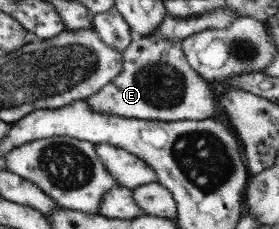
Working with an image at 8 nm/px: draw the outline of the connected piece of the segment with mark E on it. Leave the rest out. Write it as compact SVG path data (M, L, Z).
M151 35L133 39L121 53L121 72L107 83L99 92L85 98L88 107L123 118L141 119L144 121L170 122L171 120L201 120L218 115L216 103L217 90L203 80L186 63L181 52L181 41L161 40Z

